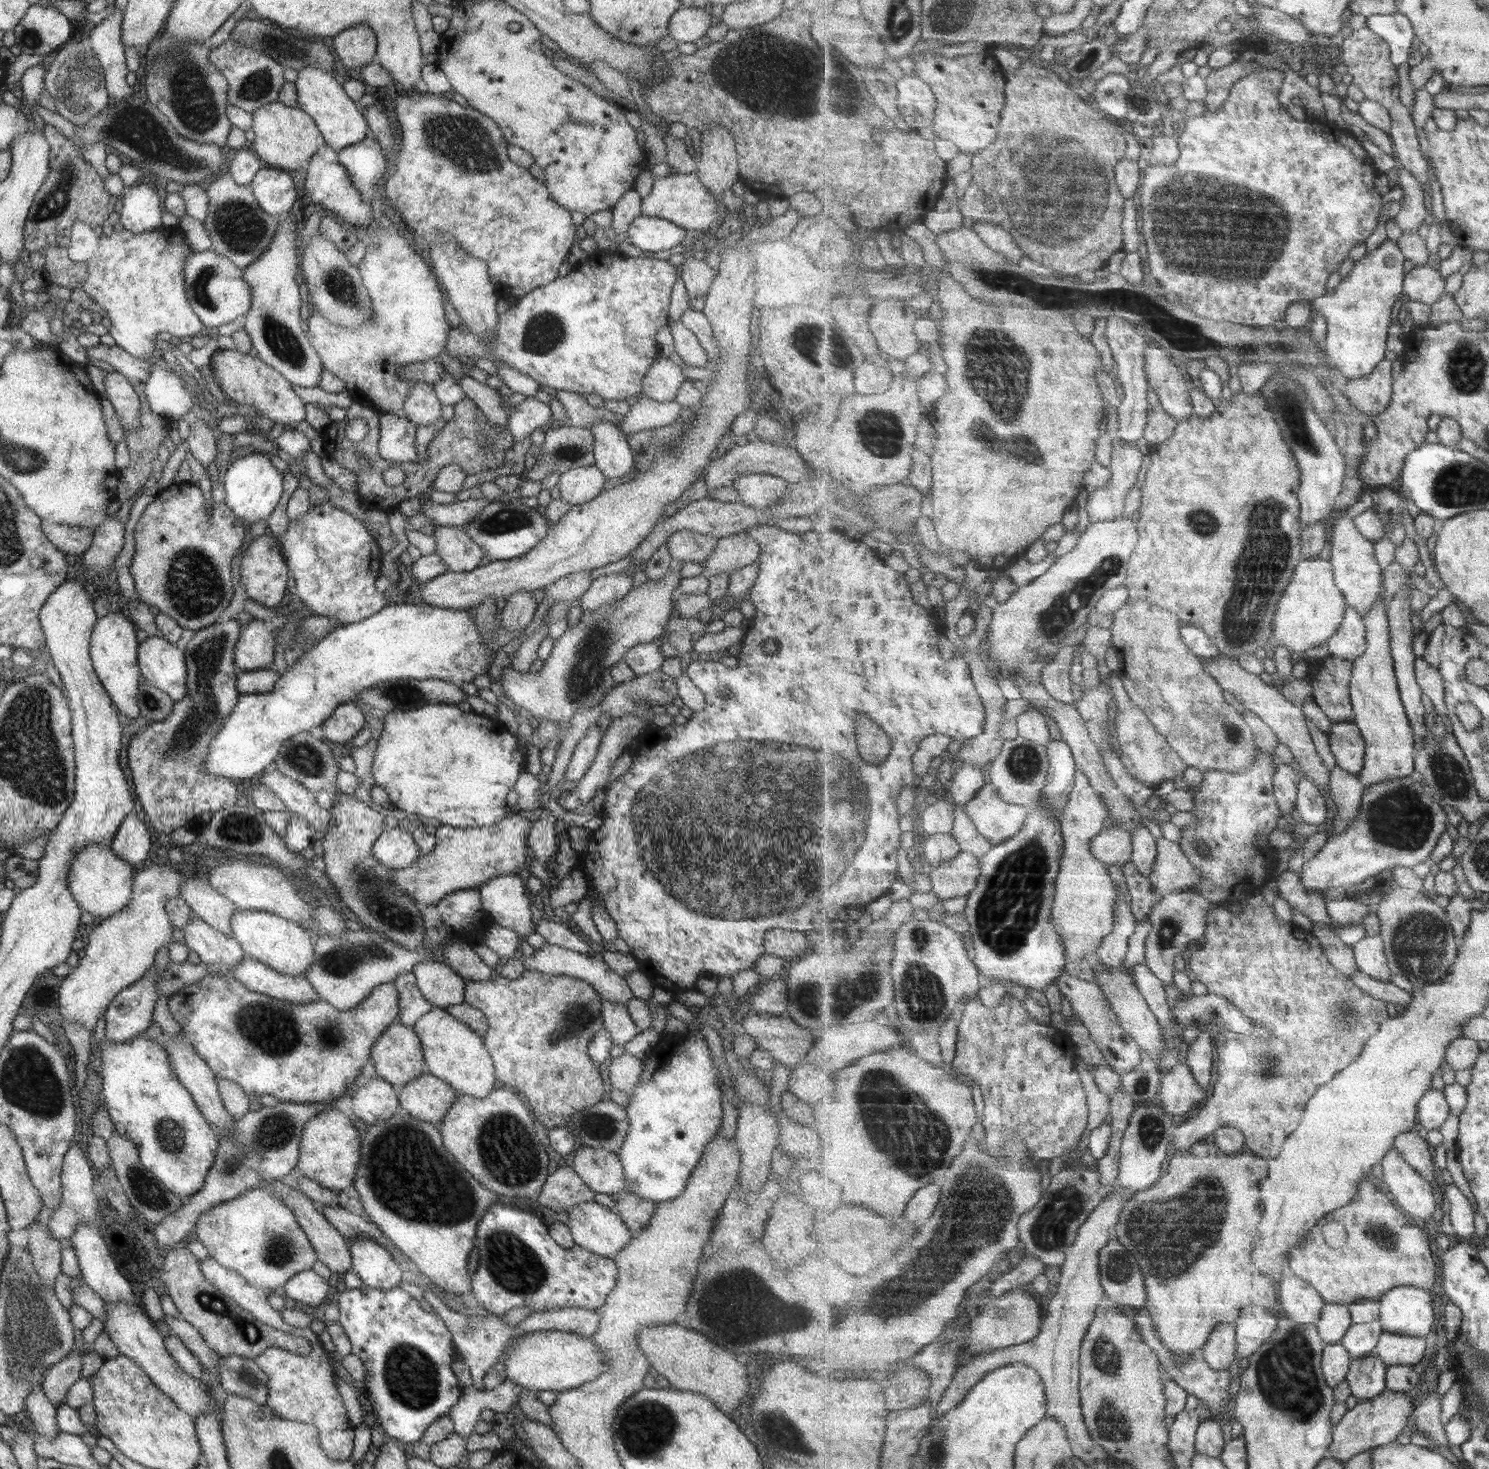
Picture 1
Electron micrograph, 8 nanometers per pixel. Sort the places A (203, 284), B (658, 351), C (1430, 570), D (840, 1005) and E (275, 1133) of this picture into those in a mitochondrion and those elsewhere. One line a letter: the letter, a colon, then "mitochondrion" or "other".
A: mitochondrion
B: other
C: other
D: mitochondrion
E: mitochondrion

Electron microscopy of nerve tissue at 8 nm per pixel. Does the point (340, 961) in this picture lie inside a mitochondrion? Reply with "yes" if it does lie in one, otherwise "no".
yes

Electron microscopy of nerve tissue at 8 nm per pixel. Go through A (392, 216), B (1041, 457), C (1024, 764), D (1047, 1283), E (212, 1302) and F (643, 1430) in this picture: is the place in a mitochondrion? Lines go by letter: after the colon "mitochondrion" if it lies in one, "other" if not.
A: other
B: mitochondrion
C: mitochondrion
D: other
E: mitochondrion
F: mitochondrion

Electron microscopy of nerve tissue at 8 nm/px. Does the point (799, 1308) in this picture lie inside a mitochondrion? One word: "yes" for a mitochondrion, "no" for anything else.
yes

